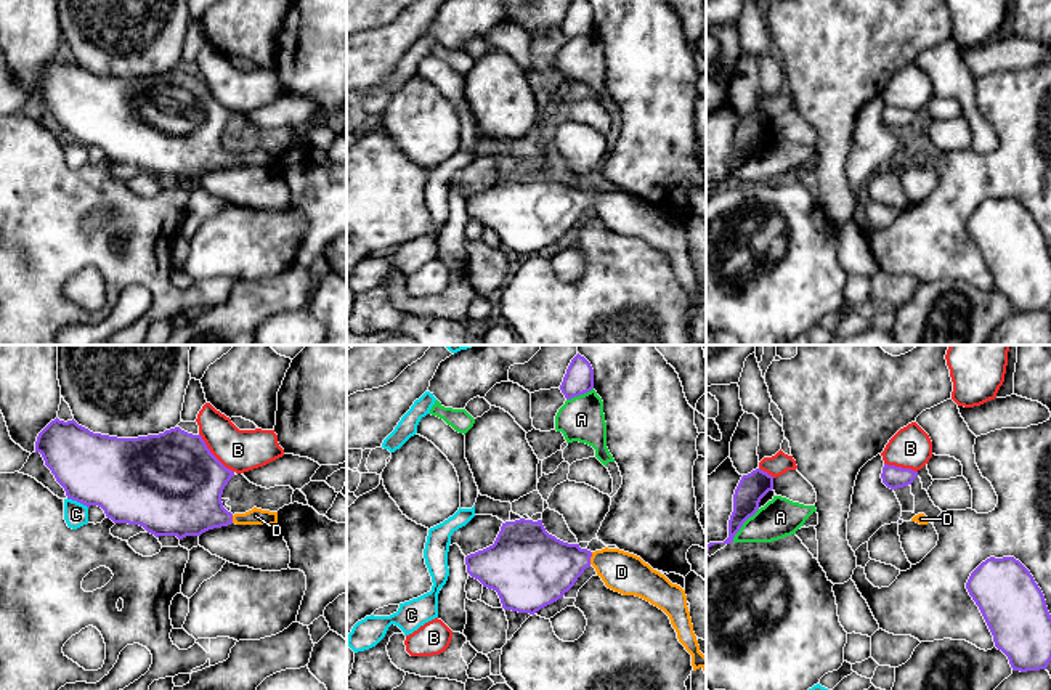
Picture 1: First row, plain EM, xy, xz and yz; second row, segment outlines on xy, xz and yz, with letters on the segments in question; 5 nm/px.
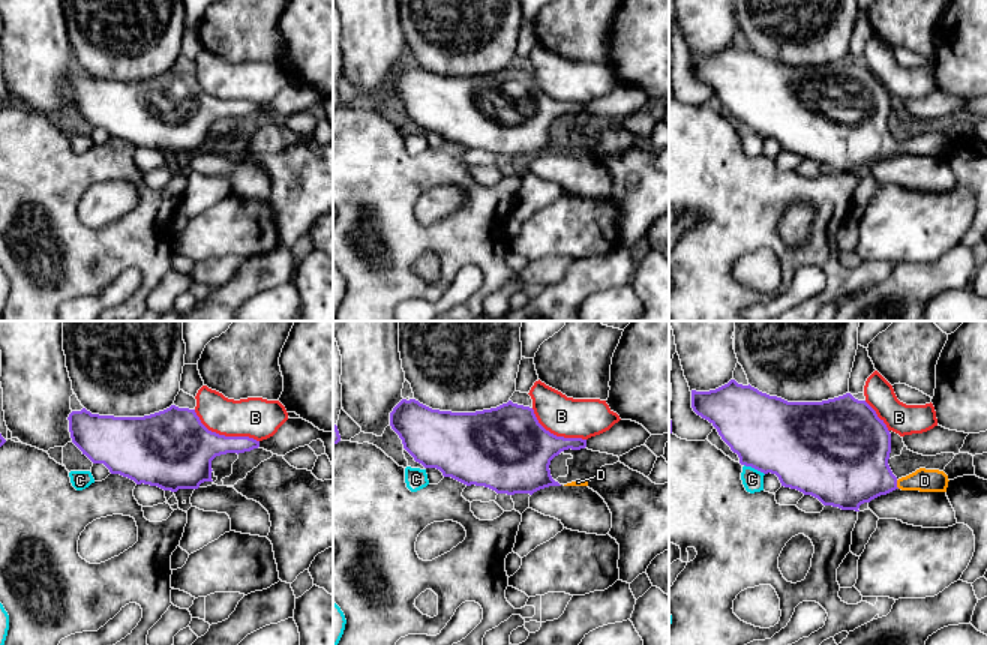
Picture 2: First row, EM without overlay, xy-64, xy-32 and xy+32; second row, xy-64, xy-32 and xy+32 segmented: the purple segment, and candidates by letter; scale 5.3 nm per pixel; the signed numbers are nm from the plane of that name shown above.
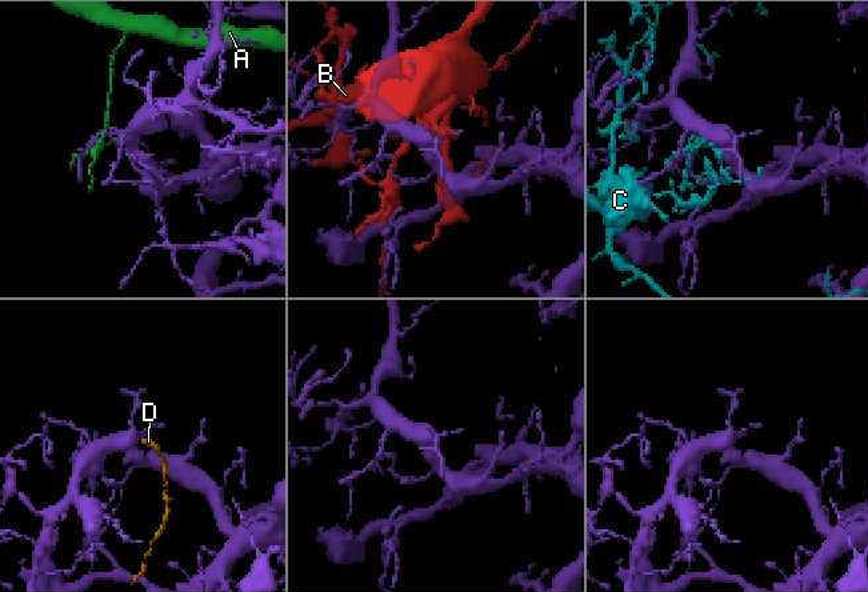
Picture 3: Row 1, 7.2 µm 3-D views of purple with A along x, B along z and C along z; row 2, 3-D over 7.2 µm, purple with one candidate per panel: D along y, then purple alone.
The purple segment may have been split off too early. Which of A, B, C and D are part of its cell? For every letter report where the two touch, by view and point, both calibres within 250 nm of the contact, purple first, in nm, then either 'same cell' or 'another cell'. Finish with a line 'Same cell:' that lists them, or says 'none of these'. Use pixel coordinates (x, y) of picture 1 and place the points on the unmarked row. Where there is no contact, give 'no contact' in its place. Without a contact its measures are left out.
A: contact yz (742, 166); calibres 140 and 200 nm; another cell
B: contact xy (212, 95); calibres 500 and 200 nm; another cell
C: contact xy (77, 142); calibres 380 and 120 nm; another cell
D: contact xz (589, 199); calibres 340 and 200 nm; same cell
Same cell: D

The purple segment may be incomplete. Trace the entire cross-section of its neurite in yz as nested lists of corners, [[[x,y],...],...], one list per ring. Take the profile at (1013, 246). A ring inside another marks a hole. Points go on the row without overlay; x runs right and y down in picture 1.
[[[987,199],[971,213],[966,229],[1012,311],[1048,308],[1051,255],[1041,229],[1019,201]]]

